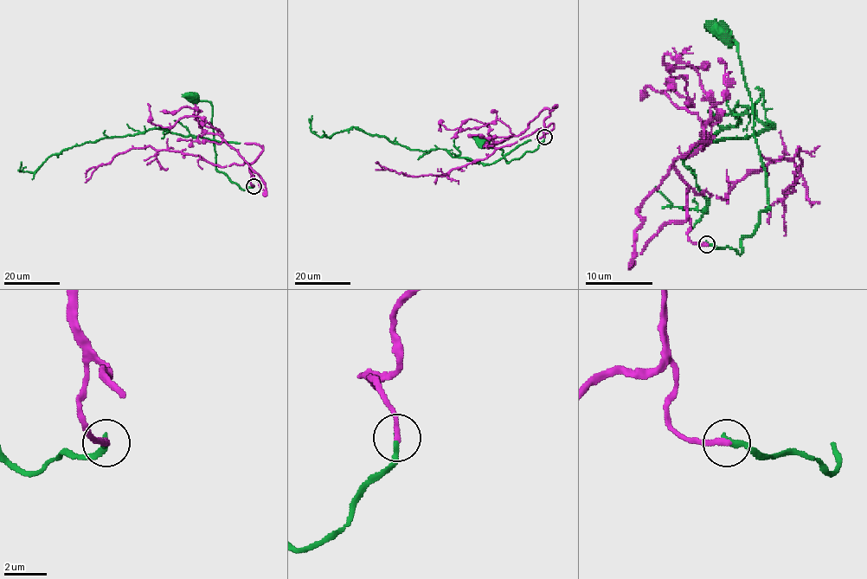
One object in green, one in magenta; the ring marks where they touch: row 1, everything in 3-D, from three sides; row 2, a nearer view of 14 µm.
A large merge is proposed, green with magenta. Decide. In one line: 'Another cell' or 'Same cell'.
Same cell

